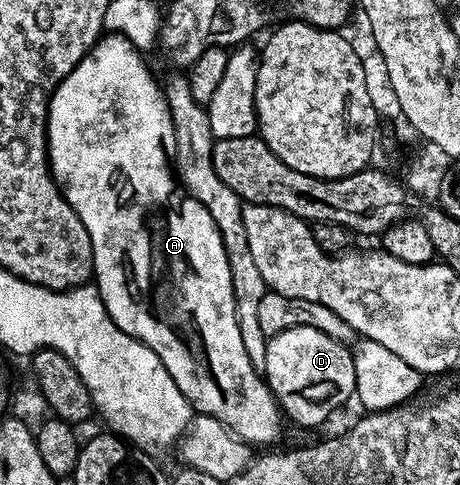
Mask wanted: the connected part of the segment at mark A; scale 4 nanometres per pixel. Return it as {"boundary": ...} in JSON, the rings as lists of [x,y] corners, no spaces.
{"boundary":[[[108,33],[97,40],[84,58],[76,64],[74,71],[70,71],[70,75],[61,79],[55,91],[52,92],[52,96],[48,98],[48,168],[52,171],[52,178],[60,186],[60,192],[70,203],[70,207],[76,212],[78,219],[82,219],[82,227],[86,227],[86,231],[90,235],[90,243],[94,251],[94,263],[92,264],[94,284],[100,291],[100,298],[104,301],[110,319],[114,319],[116,326],[122,331],[126,331],[126,335],[138,339],[143,345],[150,347],[150,351],[154,351],[154,355],[158,355],[158,359],[162,359],[166,371],[170,371],[170,379],[174,379],[174,383],[178,383],[178,391],[182,391],[182,395],[186,395],[186,399],[197,414],[218,419],[241,441],[247,441],[249,446],[275,446],[272,444],[280,437],[281,408],[277,405],[276,397],[269,389],[261,370],[252,366],[250,355],[246,355],[246,347],[242,347],[242,331],[238,331],[238,319],[236,318],[236,296],[230,279],[230,263],[226,259],[226,247],[222,243],[222,235],[218,231],[214,219],[210,219],[210,211],[206,211],[206,207],[202,207],[202,203],[191,199],[185,200],[186,203],[181,207],[180,213],[175,213],[168,206],[168,200],[172,197],[174,173],[170,168],[169,150],[168,153],[164,150],[164,144],[168,147],[174,146],[172,120],[161,82],[156,82],[152,78],[147,63],[140,57],[143,56],[122,34]]]}

